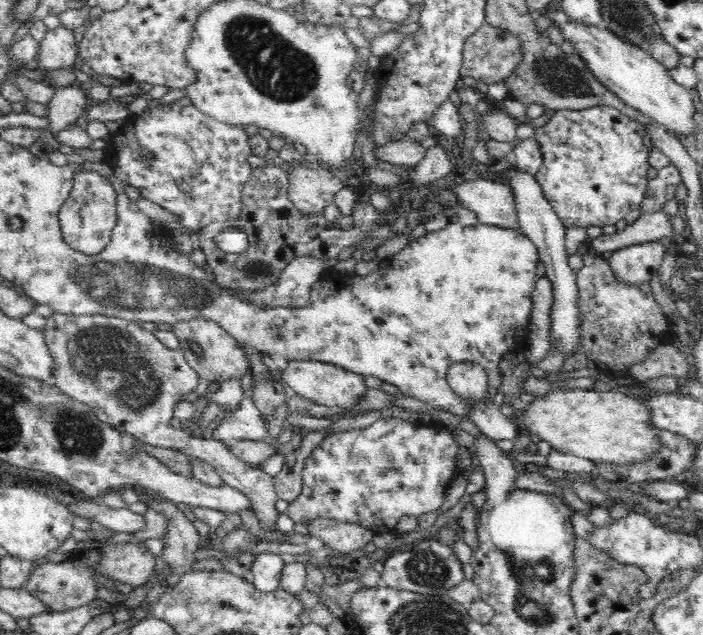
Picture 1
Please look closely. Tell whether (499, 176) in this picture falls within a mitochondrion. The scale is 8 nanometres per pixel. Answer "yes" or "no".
no

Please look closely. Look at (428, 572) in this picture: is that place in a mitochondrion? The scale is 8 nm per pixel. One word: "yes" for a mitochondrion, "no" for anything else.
yes

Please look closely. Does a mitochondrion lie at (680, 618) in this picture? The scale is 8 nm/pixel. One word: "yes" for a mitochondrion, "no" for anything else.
no

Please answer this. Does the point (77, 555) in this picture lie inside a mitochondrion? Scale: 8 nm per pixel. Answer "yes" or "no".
no

